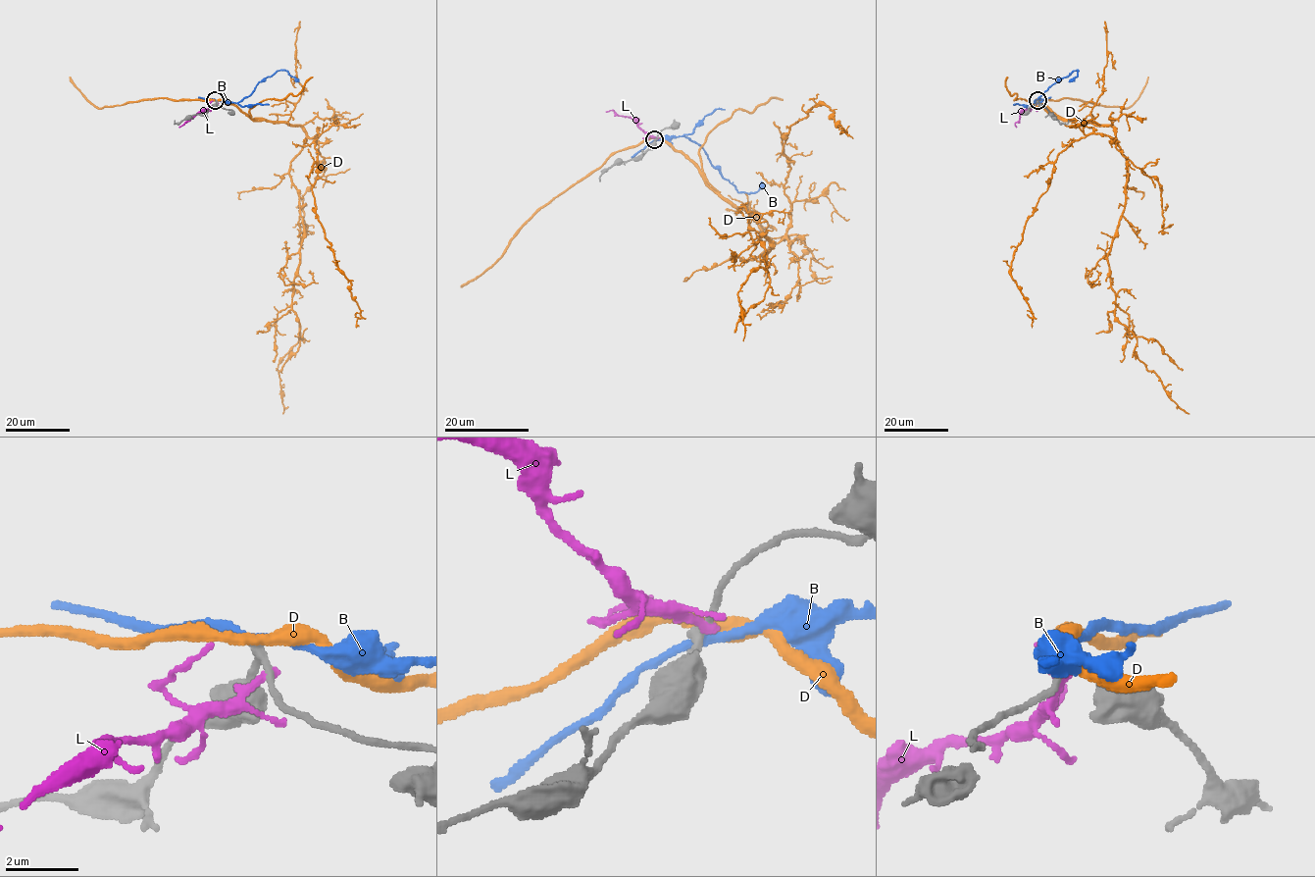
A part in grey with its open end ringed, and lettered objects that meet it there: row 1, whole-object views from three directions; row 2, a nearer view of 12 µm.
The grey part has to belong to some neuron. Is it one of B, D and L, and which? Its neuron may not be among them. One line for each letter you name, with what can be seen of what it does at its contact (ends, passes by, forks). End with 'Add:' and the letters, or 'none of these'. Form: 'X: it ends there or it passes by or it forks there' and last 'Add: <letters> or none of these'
Add: none of these

